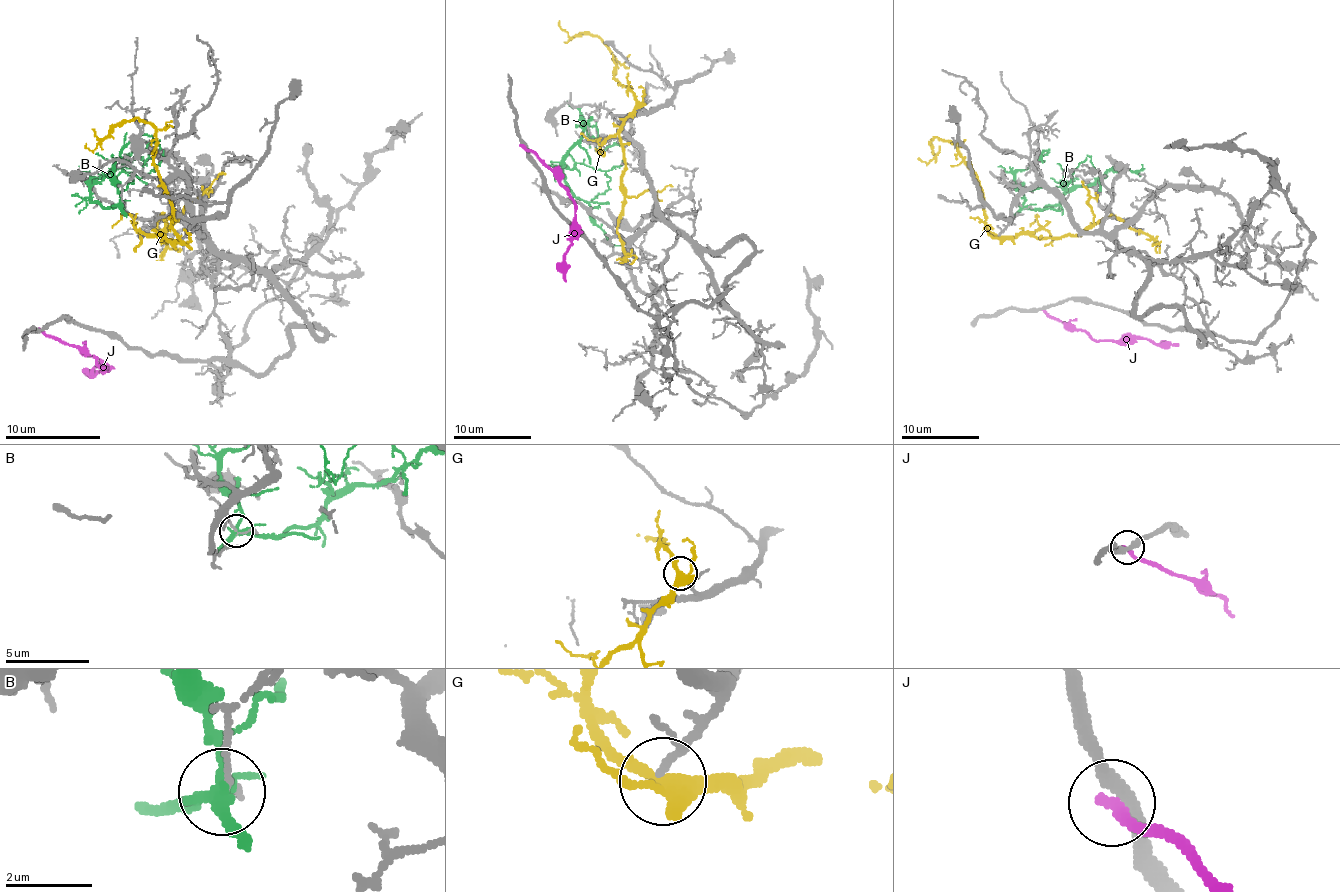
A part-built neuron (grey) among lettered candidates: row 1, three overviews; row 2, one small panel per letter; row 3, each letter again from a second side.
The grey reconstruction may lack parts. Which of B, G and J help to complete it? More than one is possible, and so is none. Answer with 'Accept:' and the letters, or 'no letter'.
Accept: no letter

